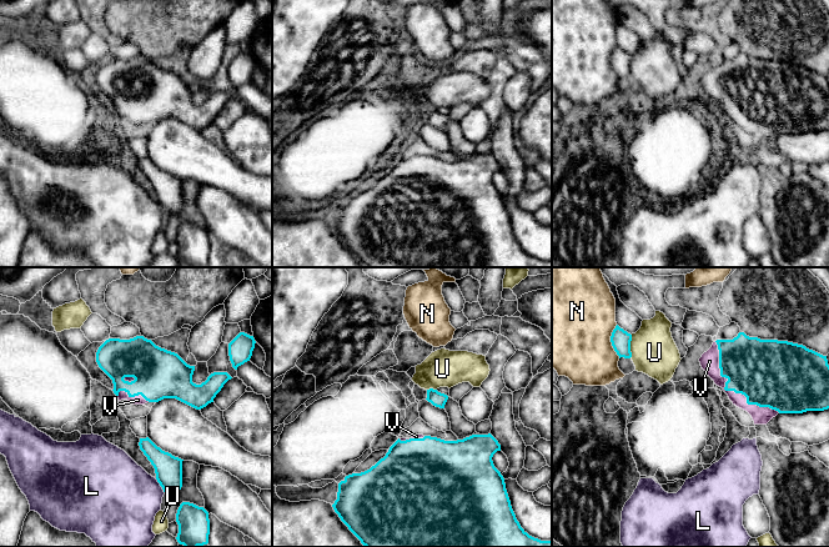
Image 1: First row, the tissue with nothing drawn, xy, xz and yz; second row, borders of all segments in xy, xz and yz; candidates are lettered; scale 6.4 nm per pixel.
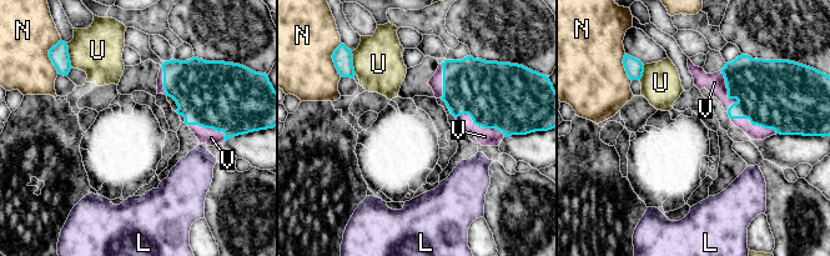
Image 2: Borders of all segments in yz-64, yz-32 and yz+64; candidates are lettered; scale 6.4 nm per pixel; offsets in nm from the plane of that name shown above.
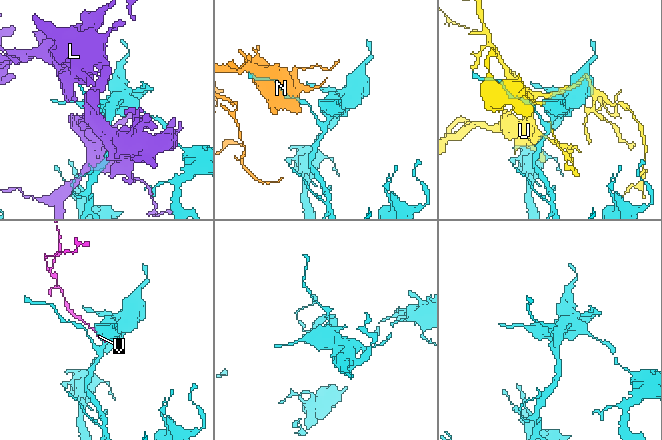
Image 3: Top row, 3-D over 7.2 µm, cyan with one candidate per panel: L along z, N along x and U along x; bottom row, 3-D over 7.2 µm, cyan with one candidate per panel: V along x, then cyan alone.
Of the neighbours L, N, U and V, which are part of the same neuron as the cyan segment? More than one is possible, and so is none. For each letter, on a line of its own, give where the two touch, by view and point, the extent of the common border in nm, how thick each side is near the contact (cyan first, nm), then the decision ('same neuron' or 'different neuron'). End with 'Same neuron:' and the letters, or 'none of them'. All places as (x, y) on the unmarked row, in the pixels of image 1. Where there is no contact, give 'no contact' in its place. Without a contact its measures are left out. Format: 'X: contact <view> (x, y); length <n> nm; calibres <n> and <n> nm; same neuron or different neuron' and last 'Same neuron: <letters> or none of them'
L: contact xy (160, 205); length 120 nm; calibres 180 and 460 nm; different neuron
N: contact yz (611, 61); length 220 nm; calibres 130 and 480 nm; different neuron
U: contact yz (629, 66); length 150 nm; calibres 130 and 300 nm; different neuron
V: contact yz (729, 110); length 650 nm; calibres 400 and 130 nm; same neuron
Same neuron: V

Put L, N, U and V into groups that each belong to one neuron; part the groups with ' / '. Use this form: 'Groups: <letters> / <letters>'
Groups: L / N / U / V

